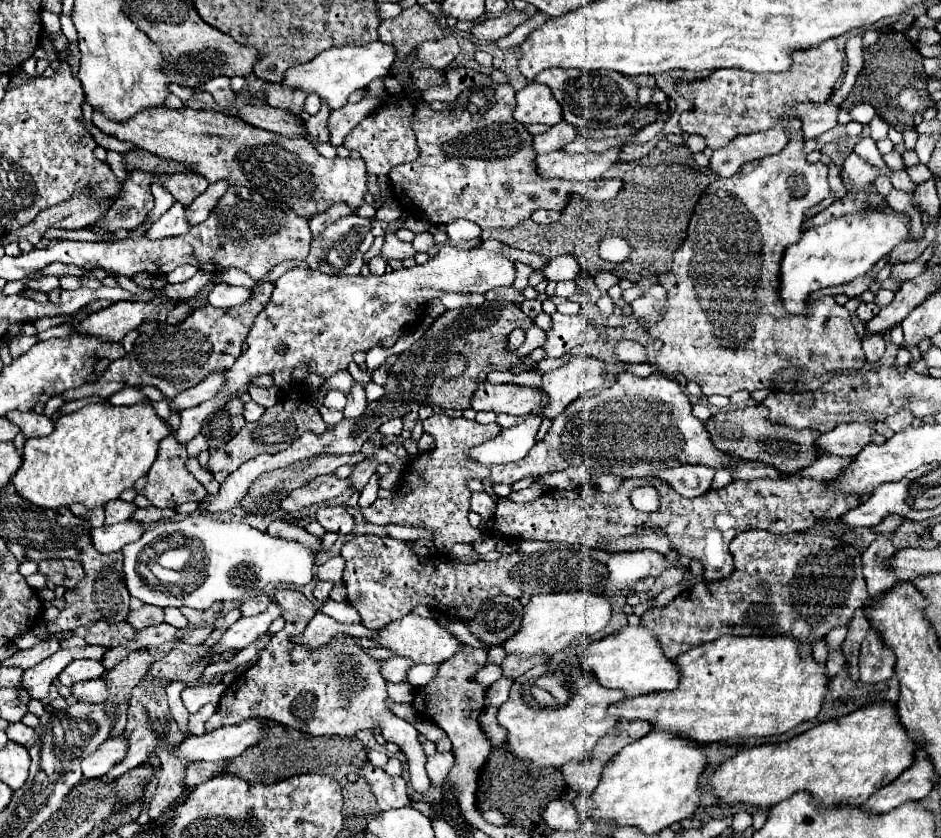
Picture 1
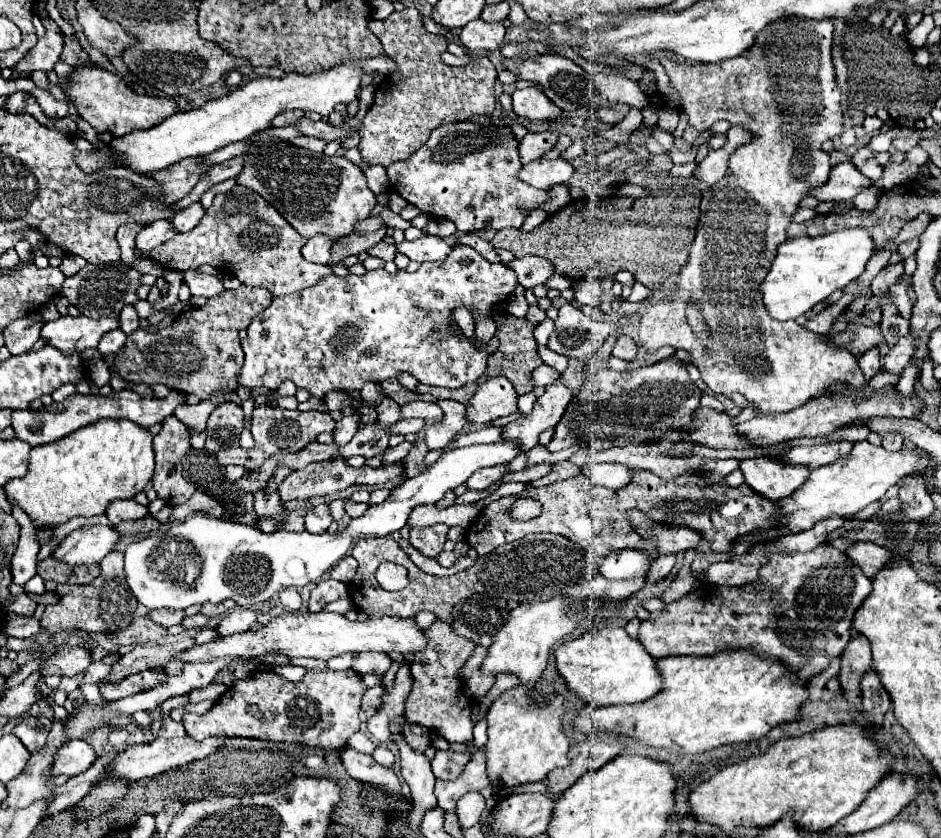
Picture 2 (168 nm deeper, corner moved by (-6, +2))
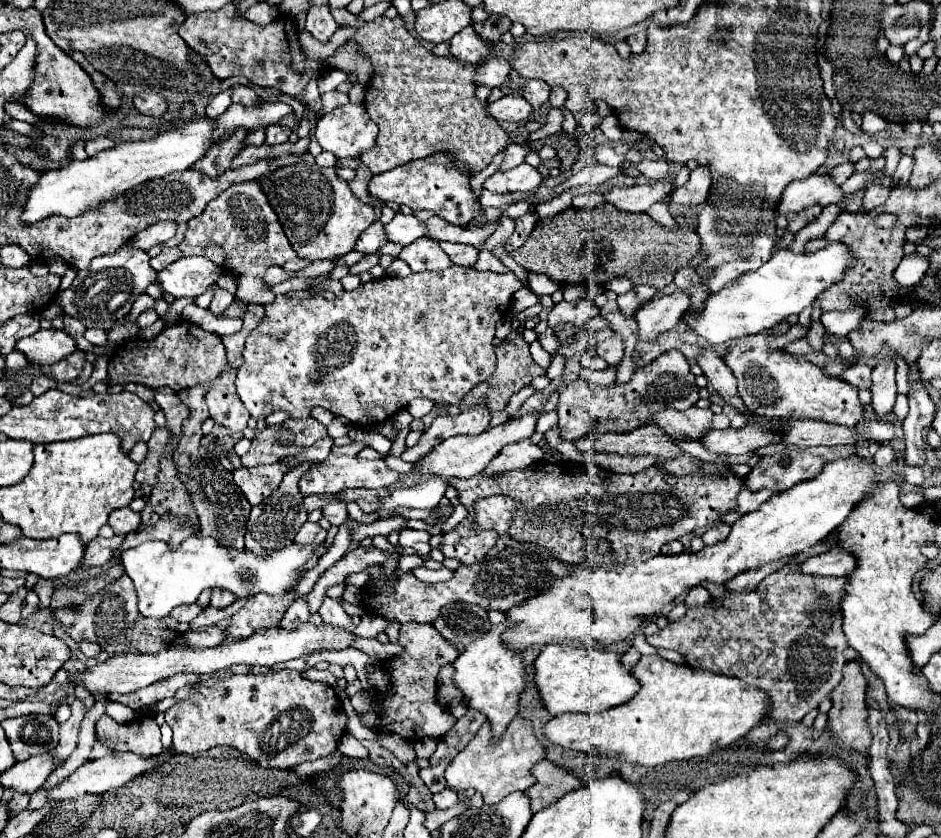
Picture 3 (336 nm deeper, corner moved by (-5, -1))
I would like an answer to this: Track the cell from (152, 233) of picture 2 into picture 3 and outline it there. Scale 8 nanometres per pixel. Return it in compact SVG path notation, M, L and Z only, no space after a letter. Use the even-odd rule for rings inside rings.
M131 243L123 245L113 255L95 257L91 265L83 271L77 271L77 277L69 289L59 291L57 301L61 303L65 315L79 319L85 327L109 329L119 319L123 319L135 299L145 293L145 289L155 283L155 269L149 267L149 253L143 249L135 249Z

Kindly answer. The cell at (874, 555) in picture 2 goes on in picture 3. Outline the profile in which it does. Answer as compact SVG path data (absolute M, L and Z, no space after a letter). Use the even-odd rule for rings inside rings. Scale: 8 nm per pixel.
M835 545L827 553L821 553L817 557L807 559L801 565L801 571L809 573L809 575L835 575L835 577L843 577L843 575L853 573L855 565L857 565L857 559L853 557L853 553L849 553L841 545Z

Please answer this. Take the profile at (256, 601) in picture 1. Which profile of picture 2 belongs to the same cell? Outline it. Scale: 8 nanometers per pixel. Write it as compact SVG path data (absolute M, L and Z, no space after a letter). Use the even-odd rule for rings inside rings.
M238 608L228 612L218 624L216 624L216 634L218 636L228 636L234 632L244 632L248 628L252 628L256 622L256 614L250 608Z

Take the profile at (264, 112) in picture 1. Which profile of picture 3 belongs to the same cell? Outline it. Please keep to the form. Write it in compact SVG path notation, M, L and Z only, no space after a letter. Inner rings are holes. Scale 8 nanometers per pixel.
M347 103L329 115L321 115L315 135L323 151L339 157L357 157L375 145L377 125L371 121L363 105Z

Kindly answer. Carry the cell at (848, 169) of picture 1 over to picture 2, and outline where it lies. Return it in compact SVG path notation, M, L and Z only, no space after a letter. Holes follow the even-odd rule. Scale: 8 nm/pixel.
M840 162L832 166L826 184L808 190L808 194L820 202L836 202L836 200L850 200L868 186L870 180L864 178L864 174L860 174L850 162Z

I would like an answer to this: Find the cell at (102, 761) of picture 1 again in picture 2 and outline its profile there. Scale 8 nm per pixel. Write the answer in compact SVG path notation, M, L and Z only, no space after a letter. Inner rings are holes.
M70 740L54 756L54 762L52 762L48 774L76 776L76 774L88 770L94 760L96 760L96 752L86 742Z

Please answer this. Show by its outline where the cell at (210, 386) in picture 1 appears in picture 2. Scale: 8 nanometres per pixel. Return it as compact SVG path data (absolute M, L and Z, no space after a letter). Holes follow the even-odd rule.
M122 390L122 392L110 392L110 396L100 396L100 394L72 394L64 402L52 402L50 406L42 406L40 410L16 410L12 412L12 428L16 432L16 438L28 442L30 446L40 446L48 442L56 442L70 432L84 428L88 424L94 424L102 418L112 418L112 420L132 420L134 424L142 428L150 428L158 422L162 422L166 416L174 412L176 406L184 404L184 394L172 390L168 398L148 398L140 396L132 390Z

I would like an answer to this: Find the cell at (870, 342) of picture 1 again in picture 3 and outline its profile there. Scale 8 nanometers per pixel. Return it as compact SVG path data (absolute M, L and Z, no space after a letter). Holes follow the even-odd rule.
M855 361L841 377L843 377L843 381L857 385L859 389L871 387L871 367L863 361Z

